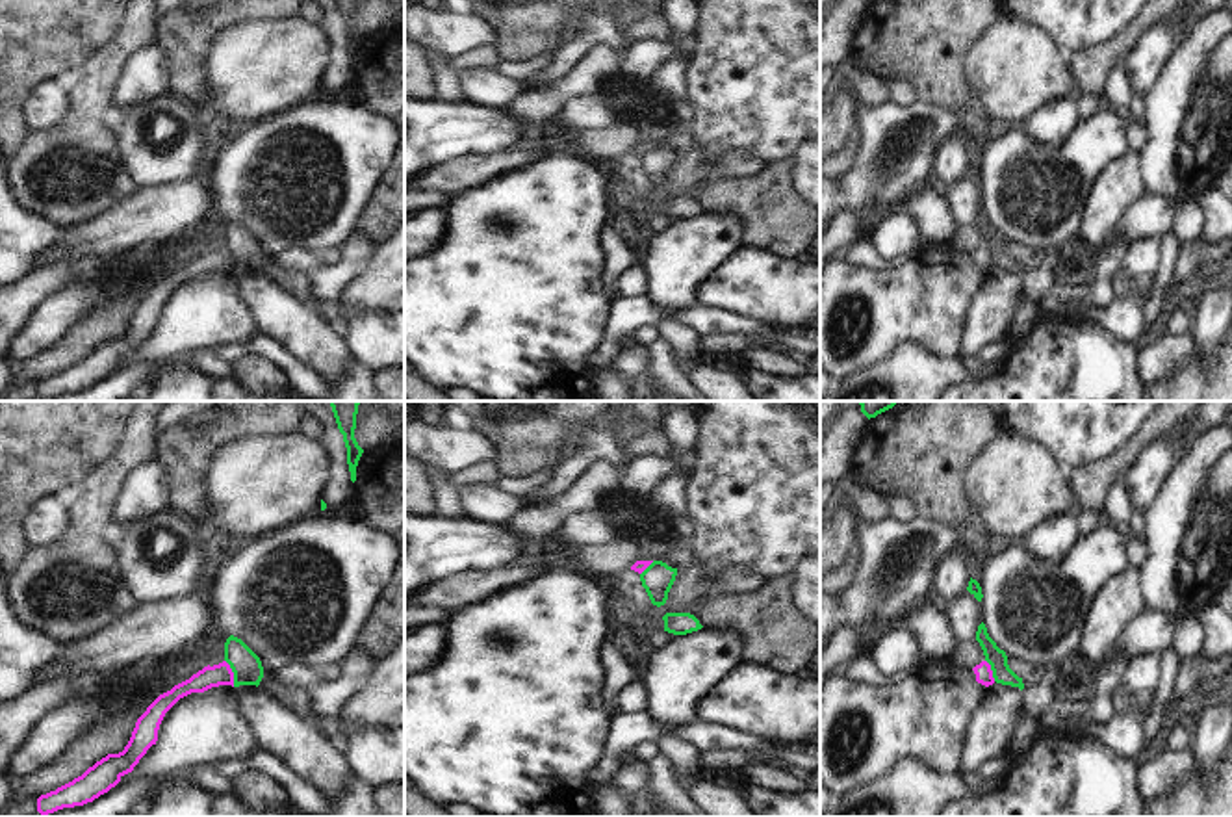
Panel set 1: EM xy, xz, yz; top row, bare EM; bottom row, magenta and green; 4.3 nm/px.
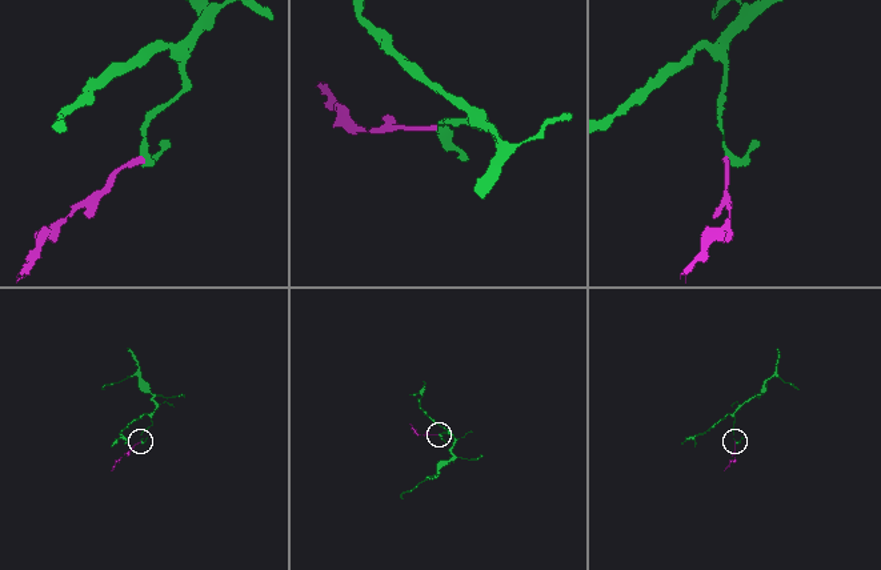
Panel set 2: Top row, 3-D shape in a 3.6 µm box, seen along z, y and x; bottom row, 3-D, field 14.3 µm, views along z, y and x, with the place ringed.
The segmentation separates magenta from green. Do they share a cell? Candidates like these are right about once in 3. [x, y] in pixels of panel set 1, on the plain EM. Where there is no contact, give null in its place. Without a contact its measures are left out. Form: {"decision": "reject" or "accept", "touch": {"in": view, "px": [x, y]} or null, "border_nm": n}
{"decision": "reject", "touch": {"in": "xy", "px": [232, 257]}, "border_nm": 130}

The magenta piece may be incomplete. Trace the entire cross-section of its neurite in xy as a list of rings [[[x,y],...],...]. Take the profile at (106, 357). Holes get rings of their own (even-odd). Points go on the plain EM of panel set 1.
[[[226,245],[204,251],[189,264],[174,269],[171,275],[160,279],[147,295],[137,303],[132,321],[122,336],[108,338],[82,360],[72,366],[41,379],[37,383],[37,396],[46,401],[63,392],[83,390],[115,371],[121,362],[134,355],[147,334],[156,329],[158,314],[165,297],[184,280],[191,277],[204,277],[212,271],[232,269],[234,256]]]

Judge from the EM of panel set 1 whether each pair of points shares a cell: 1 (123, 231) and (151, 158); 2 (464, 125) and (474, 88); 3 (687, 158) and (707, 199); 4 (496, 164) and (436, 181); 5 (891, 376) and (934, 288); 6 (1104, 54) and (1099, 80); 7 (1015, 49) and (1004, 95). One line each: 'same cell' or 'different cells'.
1: different cells
2: different cells
3: different cells
4: same cell
5: different cells
6: same cell
7: same cell

